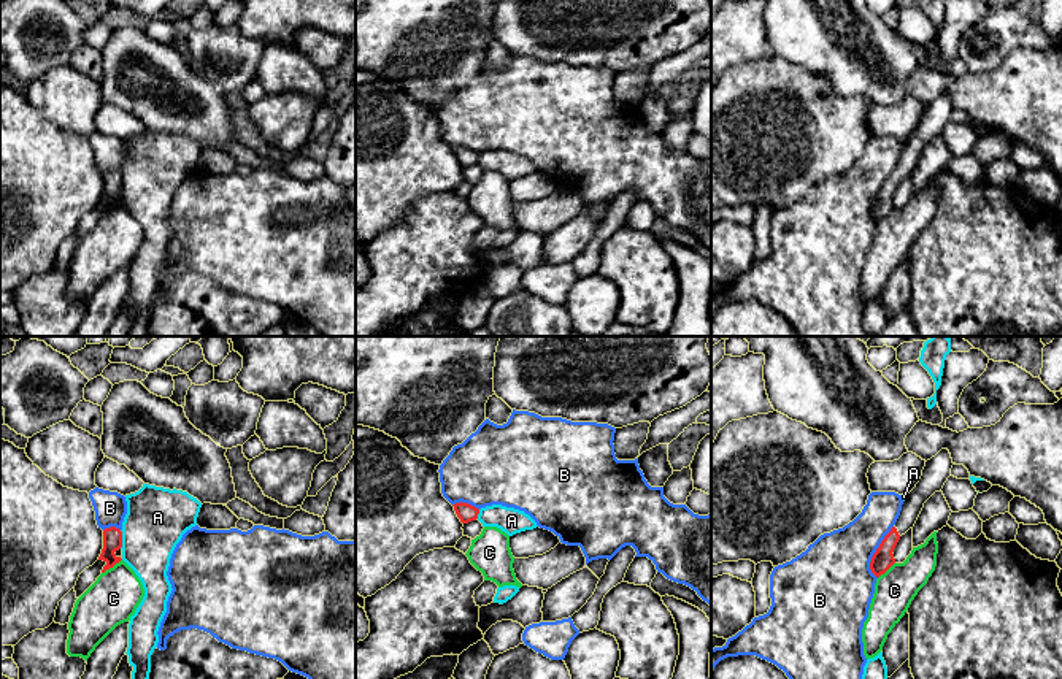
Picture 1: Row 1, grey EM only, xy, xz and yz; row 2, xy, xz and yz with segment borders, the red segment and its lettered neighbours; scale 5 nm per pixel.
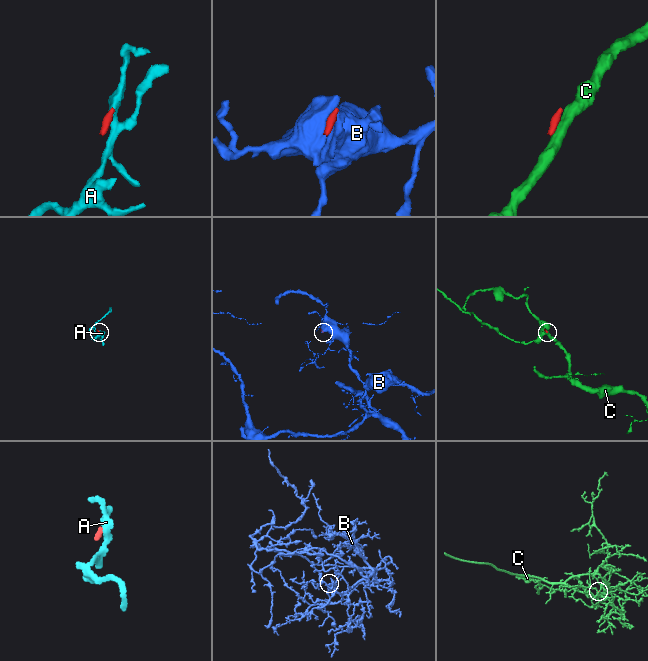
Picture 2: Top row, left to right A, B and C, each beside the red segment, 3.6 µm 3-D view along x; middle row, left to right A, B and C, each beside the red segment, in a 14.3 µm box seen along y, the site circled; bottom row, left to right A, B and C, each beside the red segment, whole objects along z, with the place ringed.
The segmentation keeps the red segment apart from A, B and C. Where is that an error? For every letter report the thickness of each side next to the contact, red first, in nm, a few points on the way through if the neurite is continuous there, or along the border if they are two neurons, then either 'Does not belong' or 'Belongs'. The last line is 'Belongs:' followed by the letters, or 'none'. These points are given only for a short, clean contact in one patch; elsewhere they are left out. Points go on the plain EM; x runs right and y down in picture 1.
A: Thickness 100 nm (red) against 320 nm. Does not belong
B: Thickness 110 nm (red) against 380 nm. Boundary: yz (892, 170), (870, 207), (870, 216), (877, 222). Does not belong
C: Thickness 100 nm (red) against 260 nm. Boundary: xy (121, 203), (102, 218). Does not belong
Belongs: none

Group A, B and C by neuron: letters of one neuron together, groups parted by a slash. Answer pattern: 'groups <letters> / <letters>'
groups A / B / C

